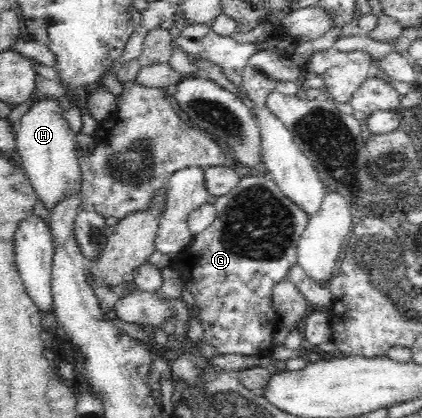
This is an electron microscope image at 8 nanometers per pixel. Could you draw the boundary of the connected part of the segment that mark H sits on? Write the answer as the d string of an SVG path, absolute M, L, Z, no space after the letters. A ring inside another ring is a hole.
M40 101L24 114L17 133L17 152L22 157L25 172L34 186L37 199L48 209L64 192L81 187L80 164L76 153L76 136L59 116L60 101Z

